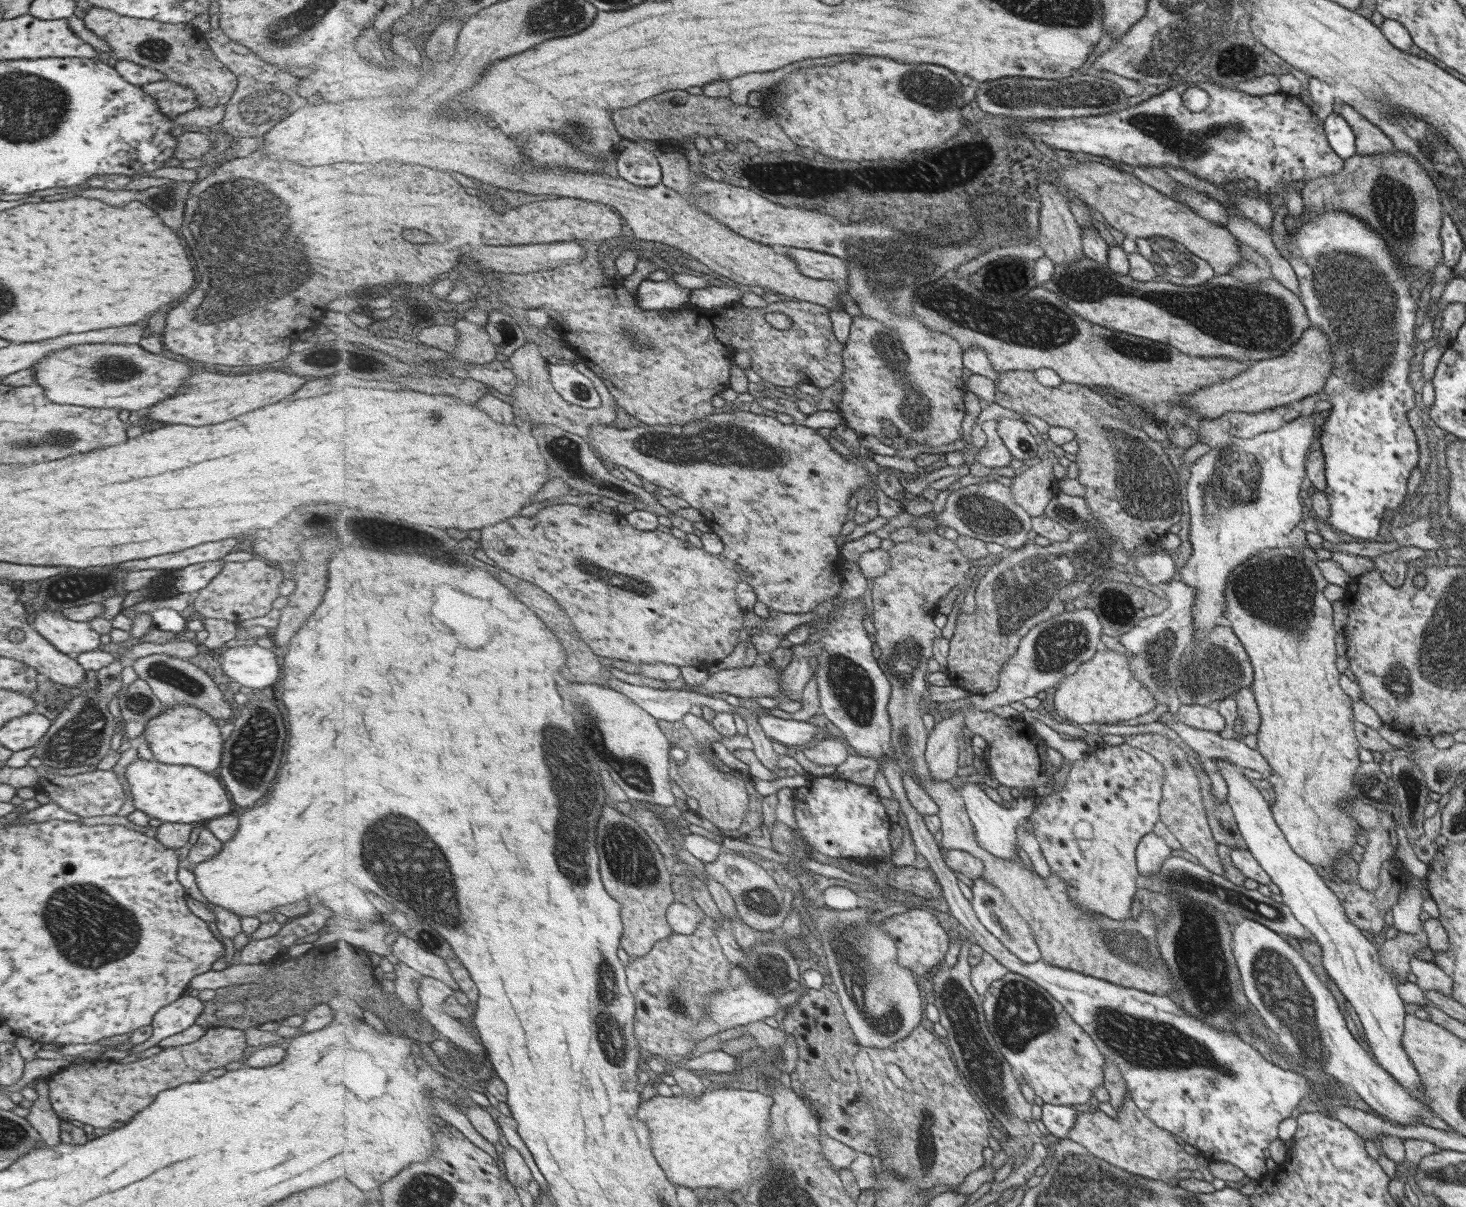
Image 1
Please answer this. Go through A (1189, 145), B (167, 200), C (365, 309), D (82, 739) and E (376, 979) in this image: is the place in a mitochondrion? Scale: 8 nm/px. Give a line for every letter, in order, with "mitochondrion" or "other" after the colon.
A: mitochondrion
B: mitochondrion
C: other
D: mitochondrion
E: other

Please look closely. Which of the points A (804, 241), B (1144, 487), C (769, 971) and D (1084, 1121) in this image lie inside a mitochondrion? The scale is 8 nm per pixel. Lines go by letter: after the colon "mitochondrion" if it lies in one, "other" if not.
A: other
B: mitochondrion
C: mitochondrion
D: other

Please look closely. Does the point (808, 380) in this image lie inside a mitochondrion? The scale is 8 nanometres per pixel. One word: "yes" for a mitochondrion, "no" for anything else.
no

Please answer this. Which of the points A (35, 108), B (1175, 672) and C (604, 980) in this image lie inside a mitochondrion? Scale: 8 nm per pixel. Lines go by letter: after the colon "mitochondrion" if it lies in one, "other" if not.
A: mitochondrion
B: mitochondrion
C: mitochondrion

